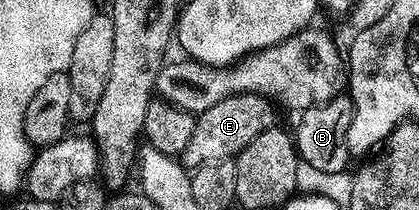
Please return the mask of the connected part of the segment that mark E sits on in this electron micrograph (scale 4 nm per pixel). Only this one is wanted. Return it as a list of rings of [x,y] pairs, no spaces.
[[[249,93],[232,94],[212,108],[206,108],[198,114],[194,132],[190,132],[190,140],[186,140],[184,150],[178,155],[179,163],[191,172],[208,162],[235,159],[242,148],[246,148],[246,144],[250,144],[250,140],[258,136],[258,132],[273,126],[272,108],[274,109],[273,103],[264,96]]]

